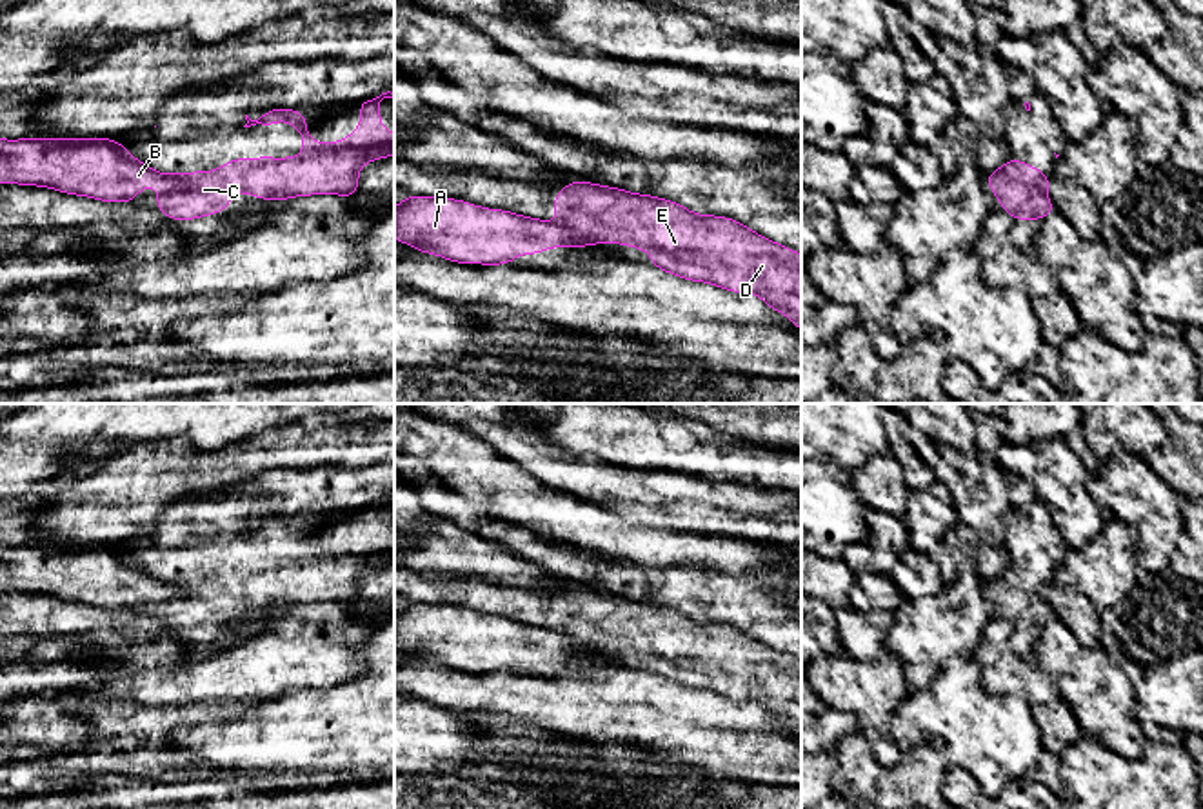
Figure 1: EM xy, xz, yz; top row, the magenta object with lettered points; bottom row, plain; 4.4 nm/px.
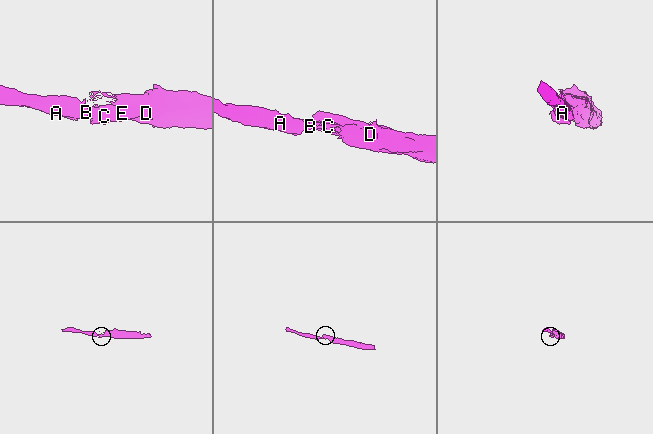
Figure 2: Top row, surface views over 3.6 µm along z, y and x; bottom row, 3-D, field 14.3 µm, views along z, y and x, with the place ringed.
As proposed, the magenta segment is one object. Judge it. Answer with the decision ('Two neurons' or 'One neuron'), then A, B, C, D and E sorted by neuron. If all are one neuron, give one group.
Two neurons. Groups: A B / C D E

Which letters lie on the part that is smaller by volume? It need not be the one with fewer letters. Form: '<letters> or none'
A, B

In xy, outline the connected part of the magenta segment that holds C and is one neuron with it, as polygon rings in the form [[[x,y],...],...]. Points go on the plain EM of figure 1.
[[[391,498],[367,505],[356,514],[362,529],[356,538],[336,551],[318,551],[307,540],[307,525],[298,516],[267,516],[258,527],[245,522],[251,534],[289,529],[300,540],[303,560],[289,565],[256,564],[234,565],[216,578],[171,580],[180,589],[169,600],[156,605],[156,616],[169,627],[194,627],[229,616],[231,600],[240,598],[262,607],[291,607],[309,602],[358,600],[358,580],[365,569],[394,562],[394,540],[387,540],[380,529],[380,509],[393,505]]]

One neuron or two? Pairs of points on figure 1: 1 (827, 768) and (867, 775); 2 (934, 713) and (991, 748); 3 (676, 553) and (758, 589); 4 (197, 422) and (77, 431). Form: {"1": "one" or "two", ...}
{"1": "two", "2": "one", "3": "two", "4": "one"}

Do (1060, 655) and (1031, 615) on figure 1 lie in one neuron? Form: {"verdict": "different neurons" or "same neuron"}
{"verdict": "different neurons"}

